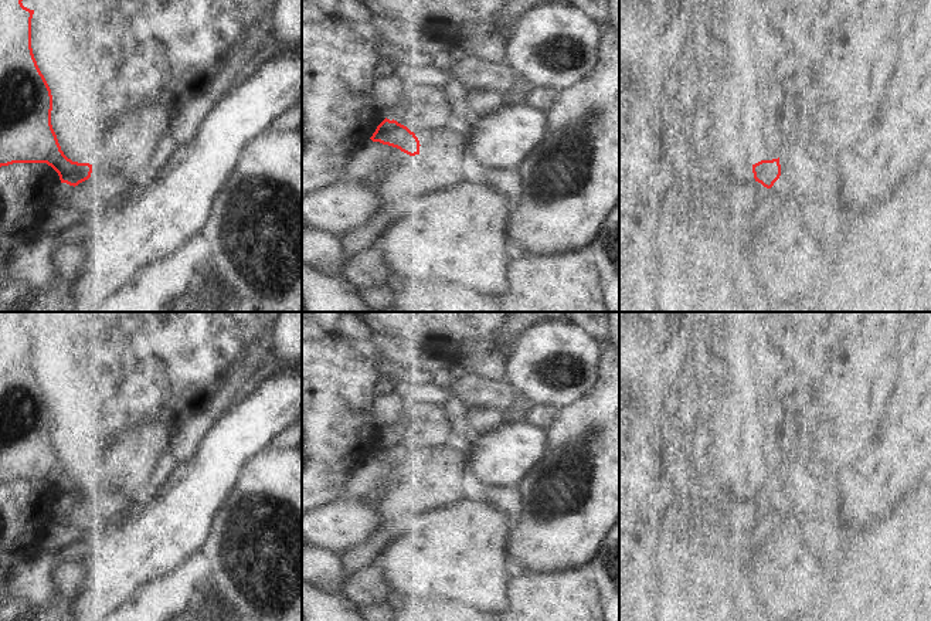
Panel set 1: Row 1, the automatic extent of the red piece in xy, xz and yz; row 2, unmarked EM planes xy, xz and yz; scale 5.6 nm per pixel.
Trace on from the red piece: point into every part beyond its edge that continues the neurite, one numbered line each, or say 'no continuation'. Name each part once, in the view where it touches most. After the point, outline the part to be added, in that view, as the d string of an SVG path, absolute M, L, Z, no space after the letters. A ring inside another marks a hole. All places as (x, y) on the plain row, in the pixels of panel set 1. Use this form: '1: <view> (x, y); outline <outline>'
no continuation

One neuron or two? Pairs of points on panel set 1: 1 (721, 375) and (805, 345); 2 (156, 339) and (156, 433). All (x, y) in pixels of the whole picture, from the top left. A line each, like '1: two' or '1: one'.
1: two
2: two

